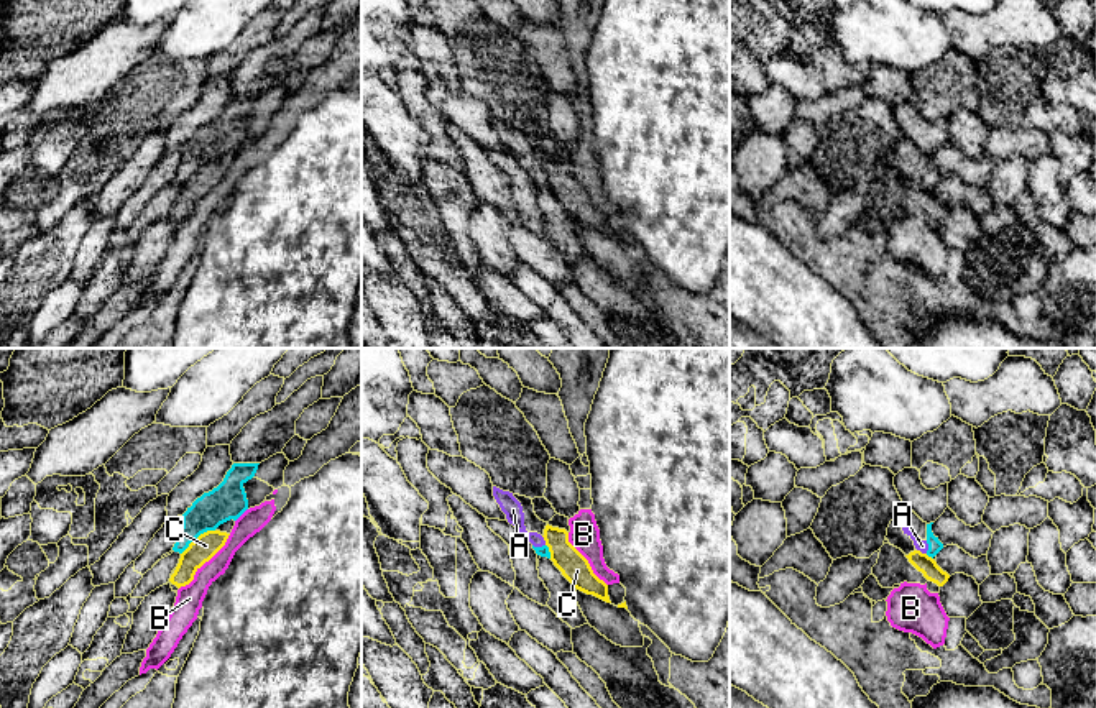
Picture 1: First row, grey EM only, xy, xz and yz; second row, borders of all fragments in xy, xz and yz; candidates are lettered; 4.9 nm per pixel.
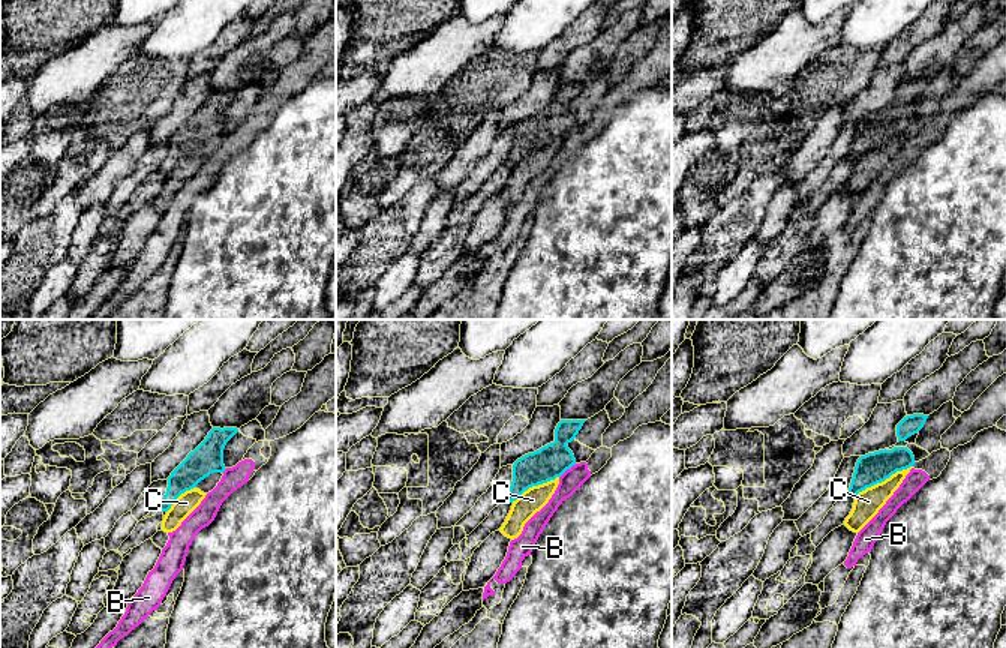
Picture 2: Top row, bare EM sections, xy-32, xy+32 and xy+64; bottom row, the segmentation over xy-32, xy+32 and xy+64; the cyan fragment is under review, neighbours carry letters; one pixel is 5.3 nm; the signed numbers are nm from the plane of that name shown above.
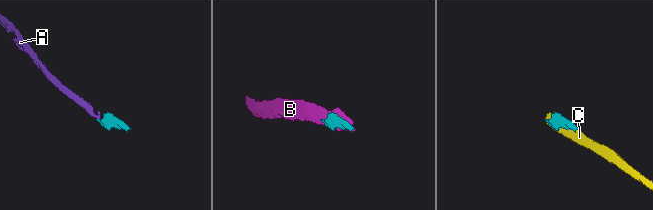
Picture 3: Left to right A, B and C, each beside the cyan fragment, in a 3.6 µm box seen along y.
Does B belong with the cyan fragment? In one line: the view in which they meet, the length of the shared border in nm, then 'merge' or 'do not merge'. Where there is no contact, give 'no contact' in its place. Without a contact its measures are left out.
xy | 90 nm | do not merge

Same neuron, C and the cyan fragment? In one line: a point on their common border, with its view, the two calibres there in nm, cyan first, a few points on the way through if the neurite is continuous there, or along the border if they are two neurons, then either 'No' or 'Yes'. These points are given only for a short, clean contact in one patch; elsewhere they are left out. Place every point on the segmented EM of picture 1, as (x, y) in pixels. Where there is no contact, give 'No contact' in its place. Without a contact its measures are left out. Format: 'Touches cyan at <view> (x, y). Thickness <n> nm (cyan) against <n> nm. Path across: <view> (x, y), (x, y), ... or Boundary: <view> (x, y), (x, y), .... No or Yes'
Touches cyan at xy (196, 537). Thickness 180 nm (cyan) against 120 nm. No

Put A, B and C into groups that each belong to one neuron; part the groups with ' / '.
A / B / C

